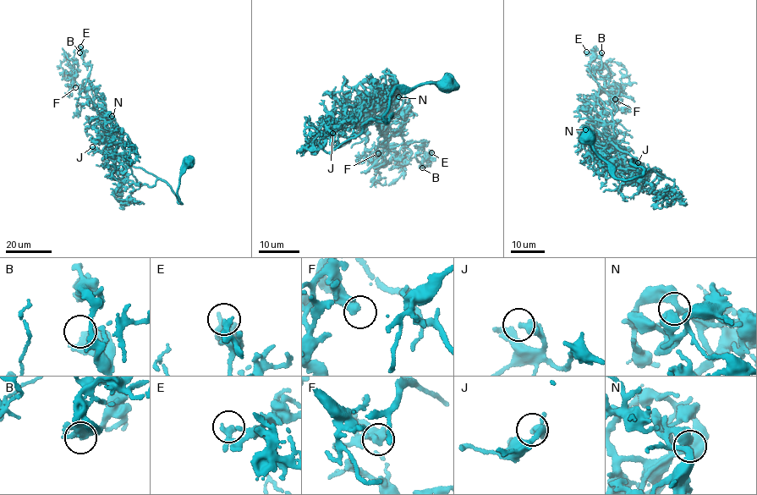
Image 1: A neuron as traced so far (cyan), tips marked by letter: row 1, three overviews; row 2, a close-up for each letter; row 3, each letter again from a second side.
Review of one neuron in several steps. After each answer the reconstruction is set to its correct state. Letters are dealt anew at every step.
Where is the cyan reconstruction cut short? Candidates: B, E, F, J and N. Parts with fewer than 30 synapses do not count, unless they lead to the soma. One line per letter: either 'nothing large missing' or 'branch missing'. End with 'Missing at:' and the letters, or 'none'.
B: nothing large missing
E: nothing large missing
F: nothing large missing
J: nothing large missing
N: nothing large missing
Missing at: none

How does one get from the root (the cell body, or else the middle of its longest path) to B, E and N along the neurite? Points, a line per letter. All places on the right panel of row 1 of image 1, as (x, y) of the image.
B: (587, 138), (617, 178), (643, 173), (610, 140), (611, 110), (589, 71), (601, 68), (601, 52)
E: (587, 138), (617, 178), (643, 173), (610, 140), (611, 110), (589, 71), (601, 68), (600, 59), (586, 52)
N: (587, 138), (617, 178), (643, 173), (628, 160), (635, 158), (610, 140), (614, 134), (585, 134), (585, 129)

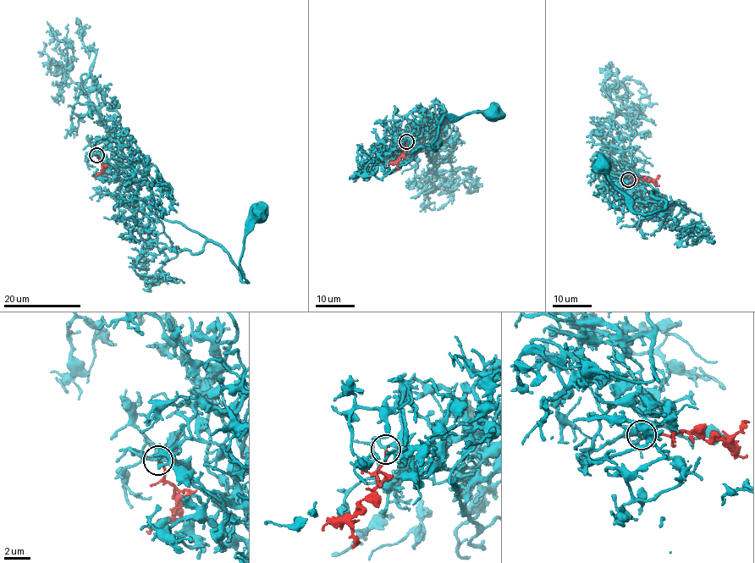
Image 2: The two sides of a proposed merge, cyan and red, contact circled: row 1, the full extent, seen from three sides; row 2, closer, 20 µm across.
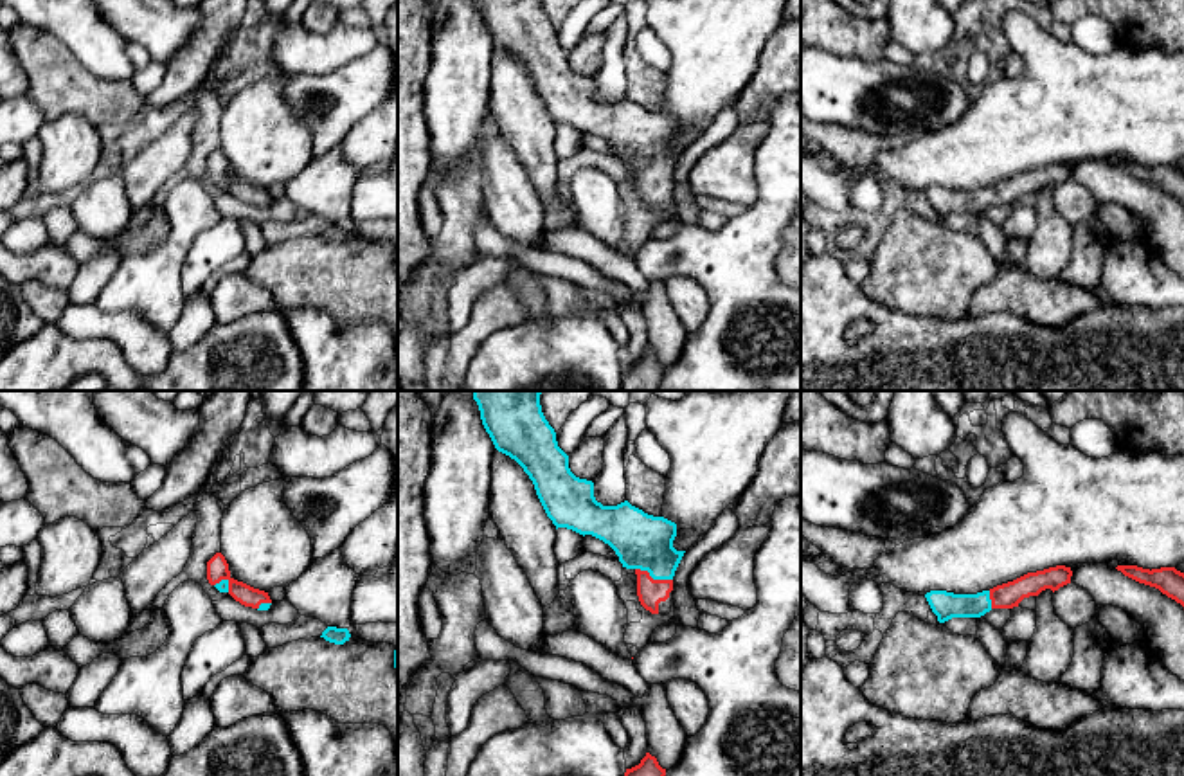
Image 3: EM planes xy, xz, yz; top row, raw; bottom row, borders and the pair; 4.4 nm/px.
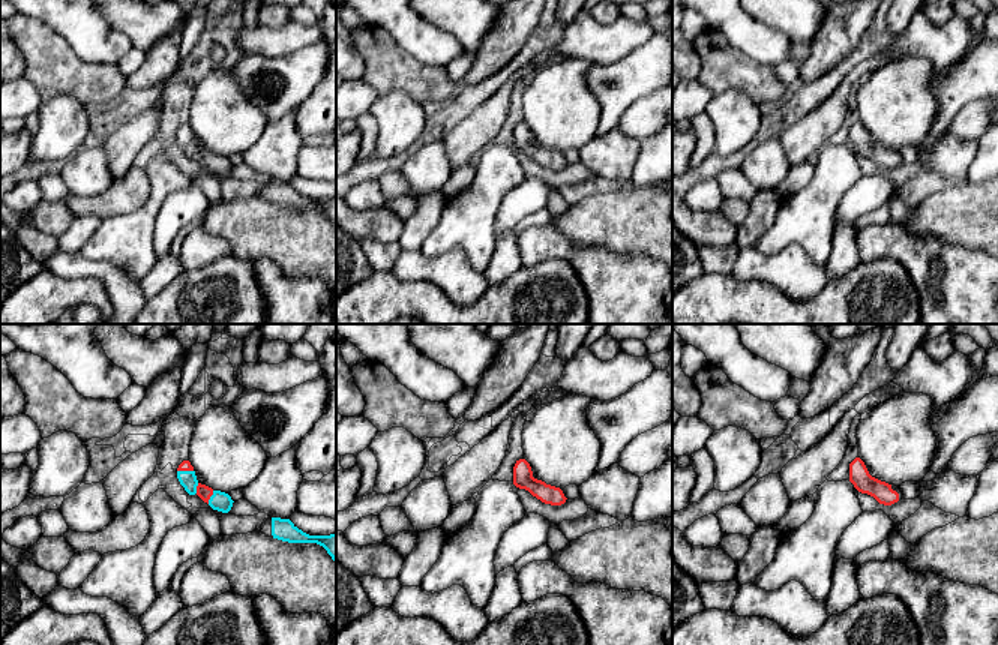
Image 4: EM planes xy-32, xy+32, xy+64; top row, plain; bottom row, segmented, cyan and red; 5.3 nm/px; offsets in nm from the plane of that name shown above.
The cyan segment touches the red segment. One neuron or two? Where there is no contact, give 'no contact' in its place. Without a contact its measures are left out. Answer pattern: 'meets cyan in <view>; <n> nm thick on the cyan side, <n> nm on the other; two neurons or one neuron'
meets cyan in xz; 240 nm thick on the cyan side, 120 nm on the other; one neuron

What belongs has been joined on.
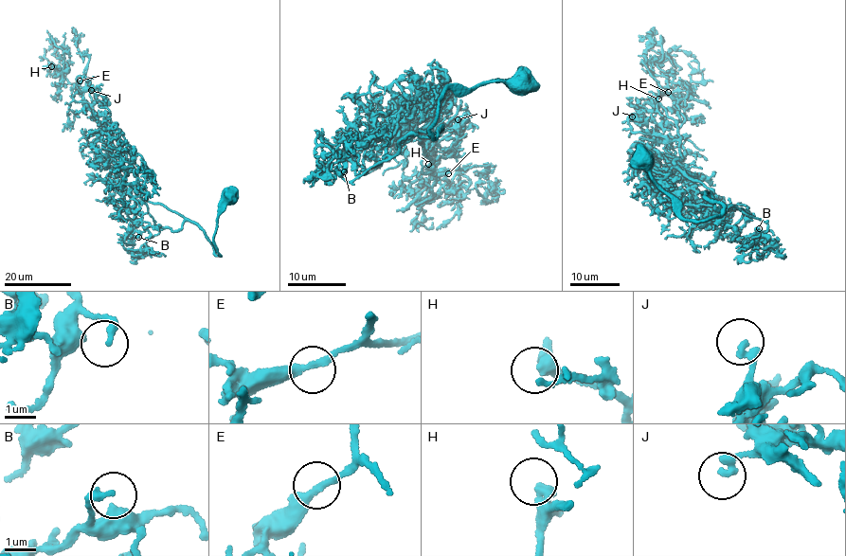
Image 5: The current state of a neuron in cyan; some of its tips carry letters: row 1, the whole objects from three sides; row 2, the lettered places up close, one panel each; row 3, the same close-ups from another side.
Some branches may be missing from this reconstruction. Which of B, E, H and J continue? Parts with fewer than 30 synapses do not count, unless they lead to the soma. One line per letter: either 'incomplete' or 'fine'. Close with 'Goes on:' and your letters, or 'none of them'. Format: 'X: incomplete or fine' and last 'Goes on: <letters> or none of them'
B: fine
E: incomplete
H: fine
J: fine
Goes on: E

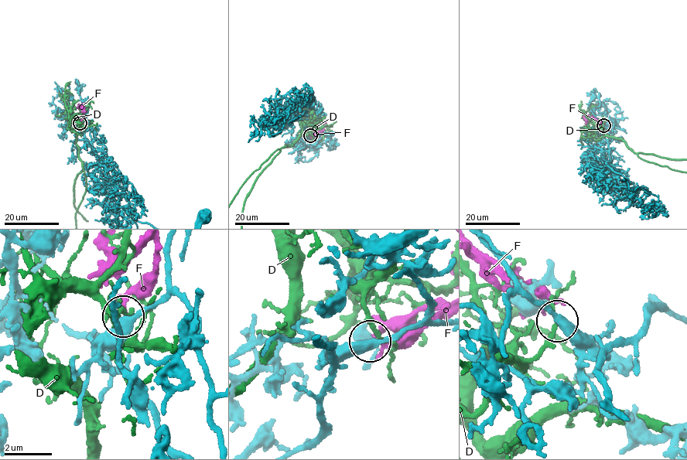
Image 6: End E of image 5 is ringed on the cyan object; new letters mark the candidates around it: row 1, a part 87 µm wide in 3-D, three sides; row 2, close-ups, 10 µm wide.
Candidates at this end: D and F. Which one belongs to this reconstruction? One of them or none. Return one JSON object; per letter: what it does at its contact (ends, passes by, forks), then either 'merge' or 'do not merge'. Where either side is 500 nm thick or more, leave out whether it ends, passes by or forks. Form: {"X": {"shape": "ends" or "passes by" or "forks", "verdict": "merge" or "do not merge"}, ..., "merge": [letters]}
{"D": {"shape": "passes by", "verdict": "do not merge"}, "F": {"shape": "passes by", "verdict": "merge"}, "merge": ["F"]}

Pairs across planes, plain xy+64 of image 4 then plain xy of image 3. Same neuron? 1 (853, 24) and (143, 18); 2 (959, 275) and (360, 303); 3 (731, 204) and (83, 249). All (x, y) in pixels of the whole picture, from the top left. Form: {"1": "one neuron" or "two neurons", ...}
{"1": "two neurons", "2": "two neurons", "3": "one neuron"}

